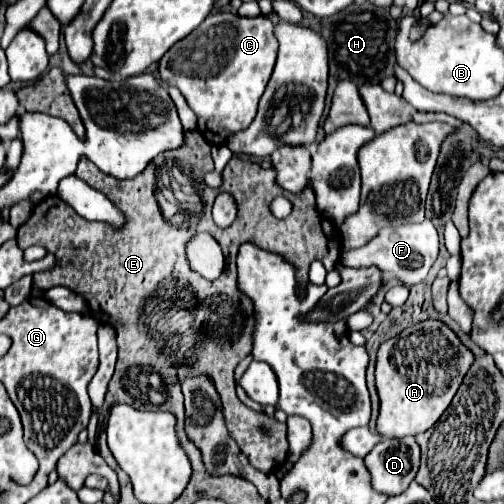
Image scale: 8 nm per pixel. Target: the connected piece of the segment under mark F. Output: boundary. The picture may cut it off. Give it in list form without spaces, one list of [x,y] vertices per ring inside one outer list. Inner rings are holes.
[[[425,220],[421,224],[405,224],[399,228],[385,226],[381,232],[363,248],[357,250],[347,250],[341,254],[341,262],[351,268],[363,268],[363,266],[377,266],[381,272],[387,272],[391,276],[397,276],[403,284],[413,286],[425,280],[429,268],[433,266],[435,258],[439,252],[439,240],[437,240],[437,230],[431,220]]]

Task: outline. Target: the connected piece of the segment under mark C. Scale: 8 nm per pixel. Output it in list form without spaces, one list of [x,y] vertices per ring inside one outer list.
[[[217,12],[205,18],[205,22],[195,28],[187,38],[173,44],[165,56],[159,60],[161,80],[177,86],[185,96],[189,108],[197,114],[197,130],[215,146],[225,144],[227,136],[247,128],[257,112],[259,98],[271,78],[275,58],[277,58],[277,38],[273,34],[273,22],[267,16],[243,18],[235,12]]]

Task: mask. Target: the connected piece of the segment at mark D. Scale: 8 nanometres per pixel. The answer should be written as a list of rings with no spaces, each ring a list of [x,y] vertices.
[[[413,436],[401,440],[381,440],[365,456],[371,486],[387,496],[401,494],[417,474],[419,456],[421,452]]]

